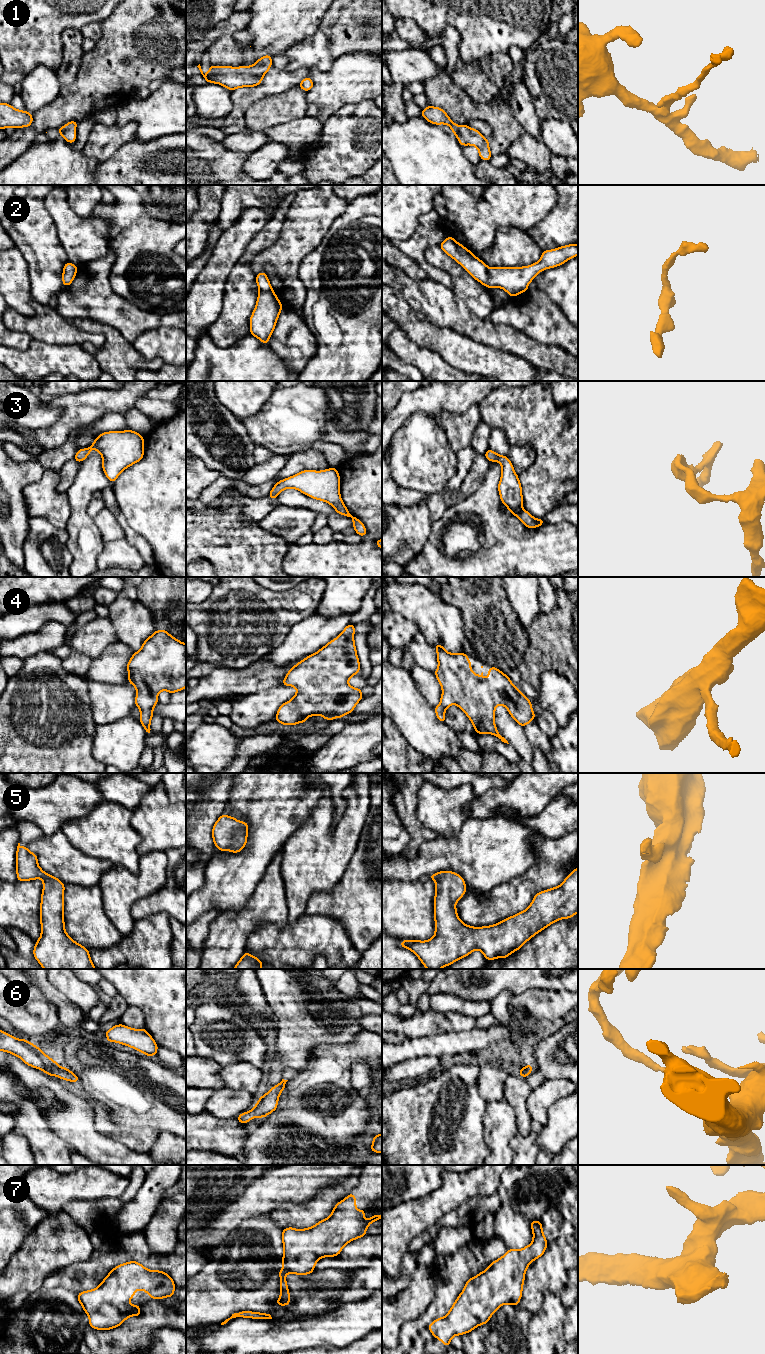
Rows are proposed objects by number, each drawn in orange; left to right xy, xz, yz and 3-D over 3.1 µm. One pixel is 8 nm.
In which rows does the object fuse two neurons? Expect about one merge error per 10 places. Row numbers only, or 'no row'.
no row

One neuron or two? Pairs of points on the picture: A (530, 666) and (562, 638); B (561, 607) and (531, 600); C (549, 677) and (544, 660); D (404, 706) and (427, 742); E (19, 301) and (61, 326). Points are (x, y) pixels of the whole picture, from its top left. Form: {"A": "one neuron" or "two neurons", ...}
{"A": "one neuron", "B": "two neurons", "C": "two neurons", "D": "one neuron", "E": "two neurons"}

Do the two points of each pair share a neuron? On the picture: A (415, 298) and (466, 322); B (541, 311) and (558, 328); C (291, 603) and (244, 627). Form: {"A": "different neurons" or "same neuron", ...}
{"A": "same neuron", "B": "same neuron", "C": "same neuron"}

